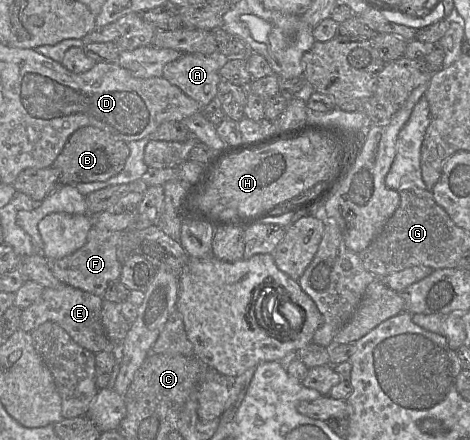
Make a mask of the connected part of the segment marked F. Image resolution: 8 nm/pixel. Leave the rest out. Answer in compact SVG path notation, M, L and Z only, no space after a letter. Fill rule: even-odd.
M92 226L85 244L72 254L56 261L50 261L51 271L62 283L103 296L109 283L118 280L122 264L117 258L120 231L110 231Z

